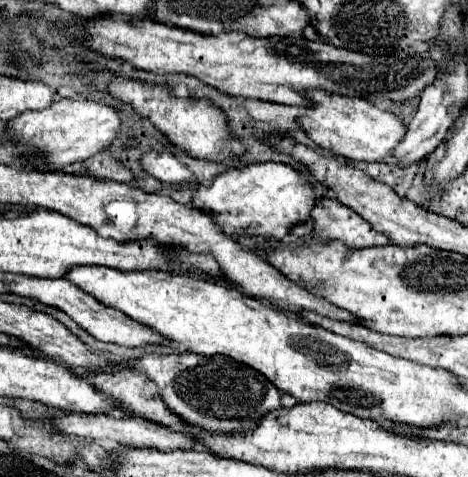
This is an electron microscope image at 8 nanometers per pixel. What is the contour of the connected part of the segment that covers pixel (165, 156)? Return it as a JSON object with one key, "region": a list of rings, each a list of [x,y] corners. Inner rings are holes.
{"region":[[[168,151],[166,153],[146,153],[140,159],[140,165],[142,165],[144,171],[148,171],[150,175],[154,175],[162,183],[174,183],[174,185],[192,183],[194,185],[192,171],[186,165],[182,165]]]}

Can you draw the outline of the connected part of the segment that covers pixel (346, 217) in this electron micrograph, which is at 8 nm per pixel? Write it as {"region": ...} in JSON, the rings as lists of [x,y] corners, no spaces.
{"region":[[[330,195],[318,197],[318,203],[312,209],[312,225],[314,239],[338,239],[352,249],[390,243],[386,235],[378,233],[356,211],[350,211],[350,207],[344,207]]]}

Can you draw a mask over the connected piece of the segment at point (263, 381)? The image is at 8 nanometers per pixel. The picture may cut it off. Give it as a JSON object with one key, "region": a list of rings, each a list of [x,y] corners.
{"region":[[[146,355],[136,361],[118,363],[118,367],[124,365],[146,373],[160,387],[162,399],[176,415],[190,425],[214,433],[248,433],[262,415],[280,407],[280,391],[262,373],[226,355]]]}

